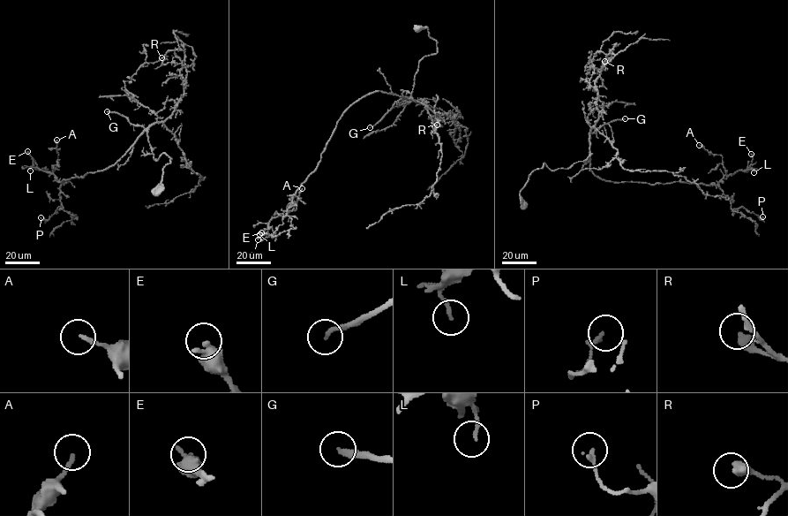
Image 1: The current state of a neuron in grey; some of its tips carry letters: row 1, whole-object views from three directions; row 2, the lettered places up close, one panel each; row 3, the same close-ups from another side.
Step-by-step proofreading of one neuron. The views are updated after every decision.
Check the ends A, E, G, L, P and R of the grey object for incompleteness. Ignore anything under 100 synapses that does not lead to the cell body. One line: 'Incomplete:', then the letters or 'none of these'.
Incomplete: G

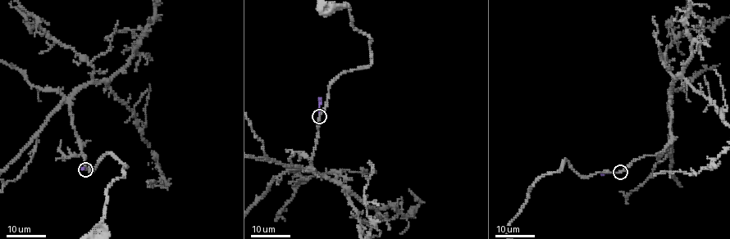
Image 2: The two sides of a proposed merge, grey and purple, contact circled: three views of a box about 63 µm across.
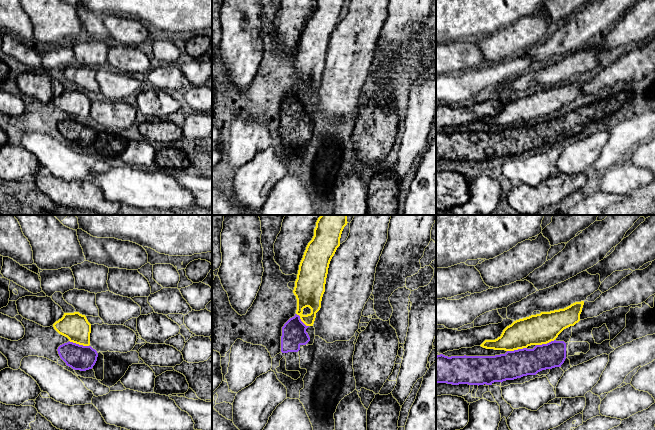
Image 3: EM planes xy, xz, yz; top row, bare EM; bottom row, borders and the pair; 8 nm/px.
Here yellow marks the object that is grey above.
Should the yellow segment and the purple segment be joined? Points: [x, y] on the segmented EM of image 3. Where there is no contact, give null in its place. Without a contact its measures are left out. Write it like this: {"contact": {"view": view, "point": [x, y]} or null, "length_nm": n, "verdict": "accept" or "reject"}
{"contact": {"view": "xy", "point": [79, 344]}, "length_nm": 170, "verdict": "reject"}

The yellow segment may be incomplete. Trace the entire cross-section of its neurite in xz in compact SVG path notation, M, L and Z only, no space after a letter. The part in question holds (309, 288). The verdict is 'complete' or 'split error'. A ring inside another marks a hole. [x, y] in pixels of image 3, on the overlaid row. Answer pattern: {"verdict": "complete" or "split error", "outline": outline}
{"verdict": "complete", "outline": "M321 215L316 222L314 236L300 262L293 293L297 299L296 314L306 326L313 326L316 313L321 308L329 264L340 246L341 234L347 223L347 215Z"}

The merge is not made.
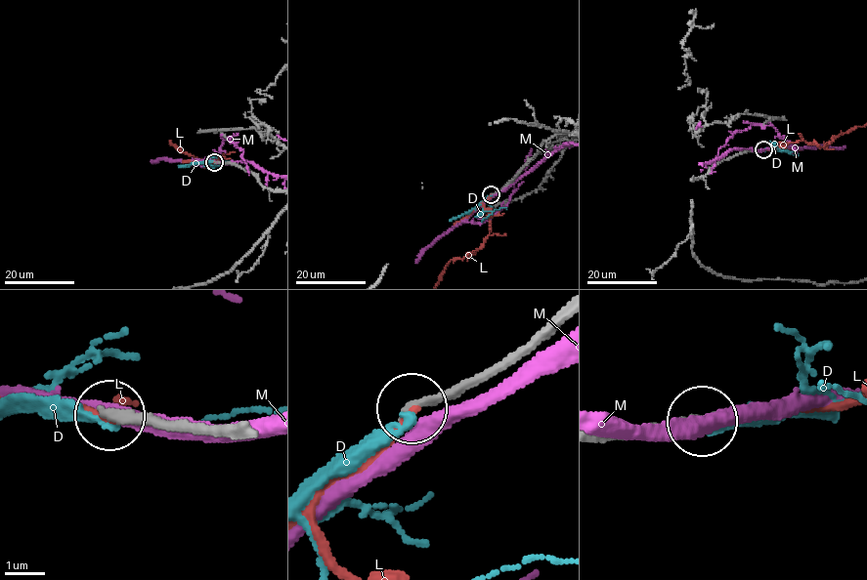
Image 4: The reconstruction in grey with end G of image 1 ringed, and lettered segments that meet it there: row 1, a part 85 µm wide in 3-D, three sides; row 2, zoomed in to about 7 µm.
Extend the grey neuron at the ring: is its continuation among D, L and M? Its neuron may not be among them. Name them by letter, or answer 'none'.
L

